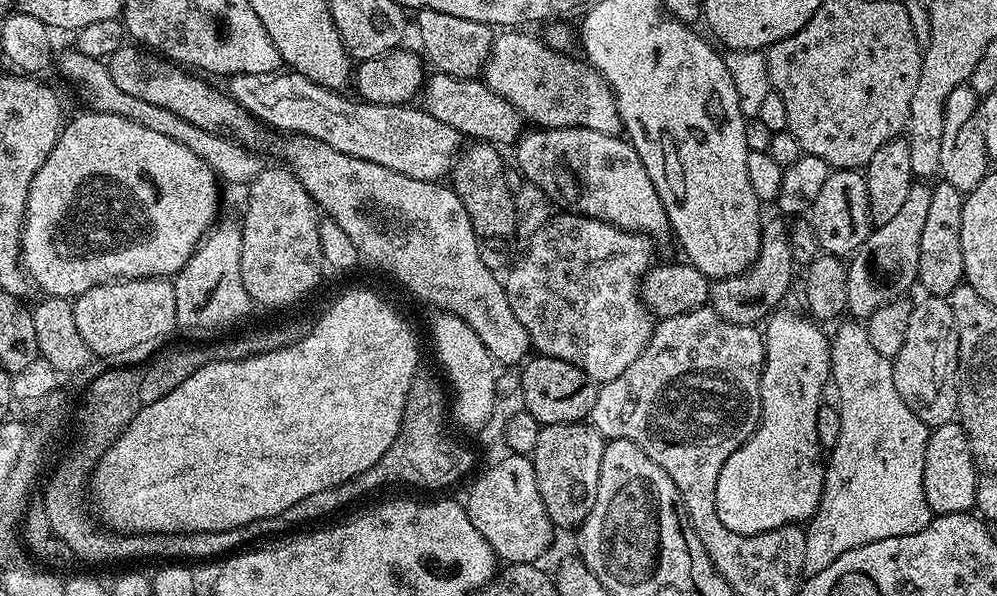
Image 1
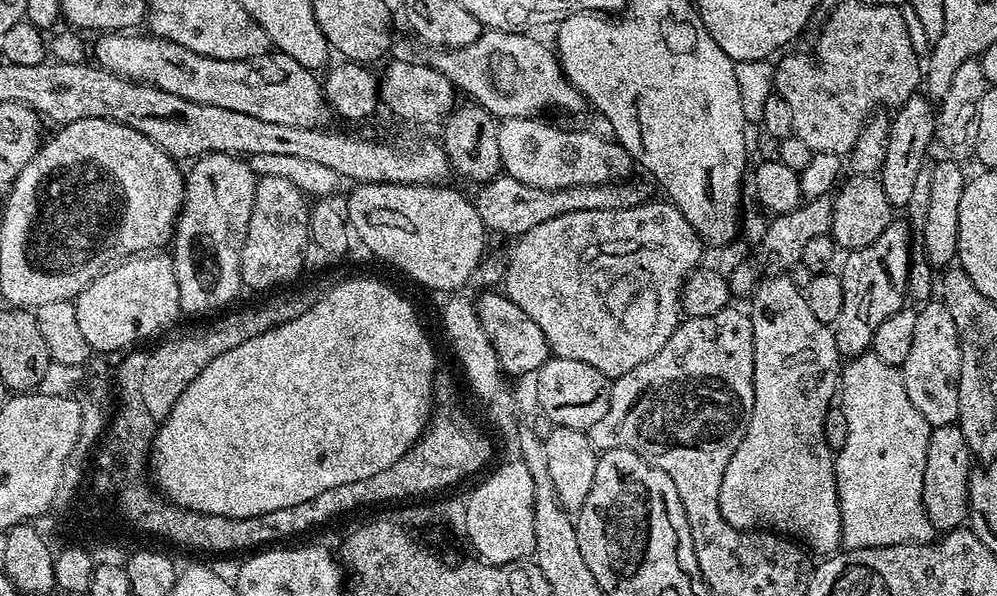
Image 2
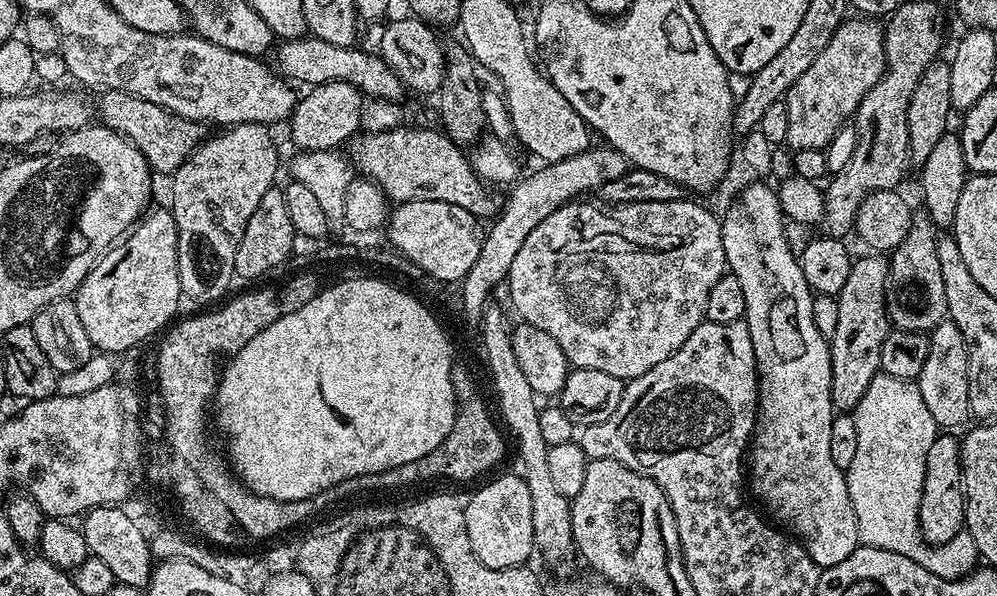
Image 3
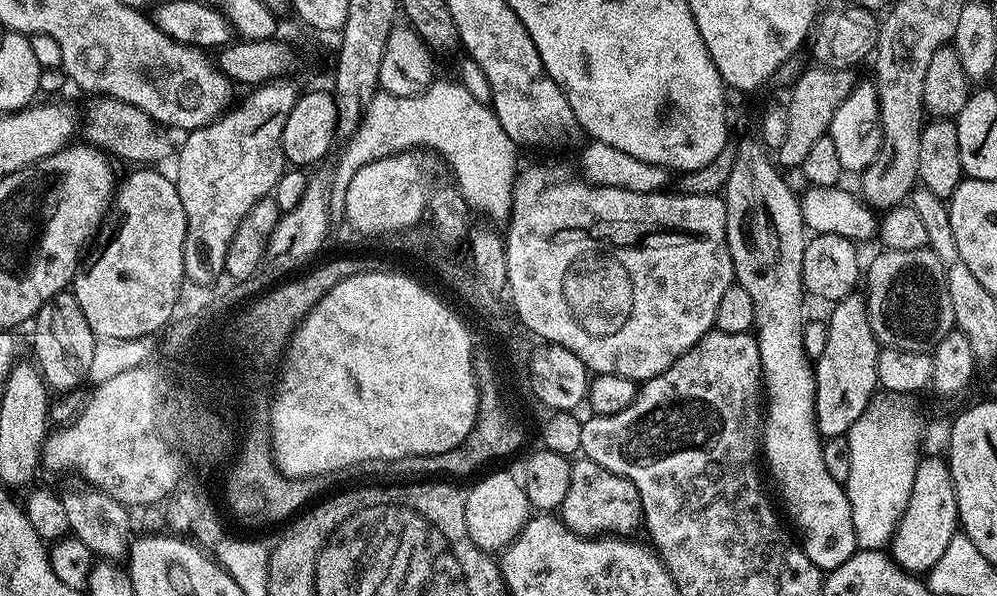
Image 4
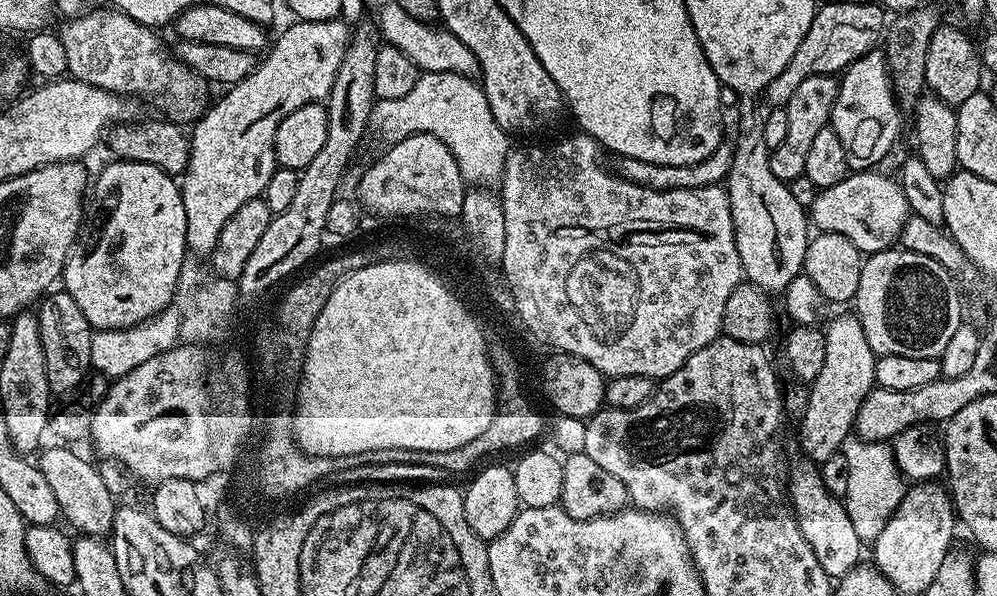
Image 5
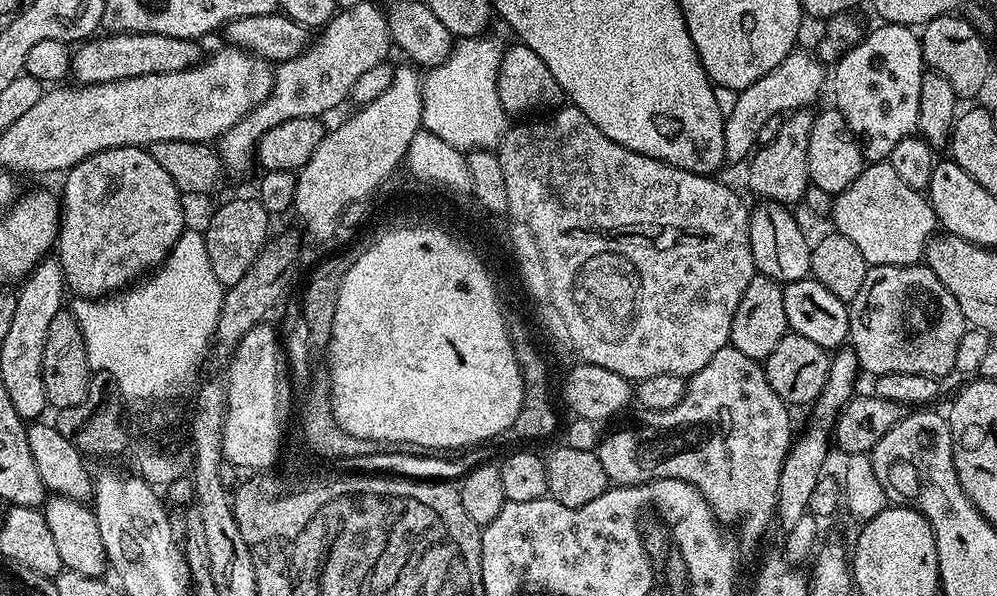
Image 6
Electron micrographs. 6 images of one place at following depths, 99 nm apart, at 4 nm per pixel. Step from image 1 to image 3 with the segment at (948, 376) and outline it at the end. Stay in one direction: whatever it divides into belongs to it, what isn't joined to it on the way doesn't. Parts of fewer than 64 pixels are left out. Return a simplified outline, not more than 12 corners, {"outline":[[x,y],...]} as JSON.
{"outline":[[944,319],[928,336],[918,383],[934,422],[970,420],[968,347]]}

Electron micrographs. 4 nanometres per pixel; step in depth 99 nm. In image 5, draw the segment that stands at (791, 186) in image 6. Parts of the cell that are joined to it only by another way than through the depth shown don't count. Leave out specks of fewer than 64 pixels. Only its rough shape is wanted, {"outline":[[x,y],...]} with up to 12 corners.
{"outline":[[835,75],[800,82],[786,107],[786,139],[768,154],[774,178],[803,176],[815,136],[829,127]]}

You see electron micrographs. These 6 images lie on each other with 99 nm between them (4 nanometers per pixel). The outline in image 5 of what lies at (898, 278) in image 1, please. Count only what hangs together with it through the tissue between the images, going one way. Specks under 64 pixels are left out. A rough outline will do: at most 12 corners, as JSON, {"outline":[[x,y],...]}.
{"outline":[[854,314],[823,329],[800,448],[819,466],[853,435],[876,387],[876,355]]}

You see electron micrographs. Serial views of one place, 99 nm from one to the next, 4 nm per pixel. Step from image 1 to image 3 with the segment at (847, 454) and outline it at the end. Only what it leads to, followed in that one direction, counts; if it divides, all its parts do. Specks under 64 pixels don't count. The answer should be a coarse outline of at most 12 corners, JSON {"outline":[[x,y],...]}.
{"outline":[[879,371],[846,475],[861,545],[958,580],[963,535],[920,533],[938,425],[919,383]]}

